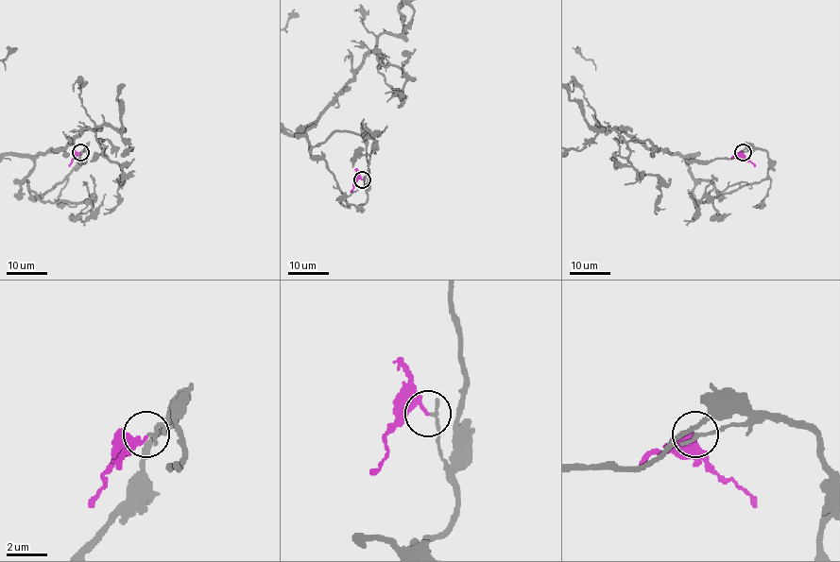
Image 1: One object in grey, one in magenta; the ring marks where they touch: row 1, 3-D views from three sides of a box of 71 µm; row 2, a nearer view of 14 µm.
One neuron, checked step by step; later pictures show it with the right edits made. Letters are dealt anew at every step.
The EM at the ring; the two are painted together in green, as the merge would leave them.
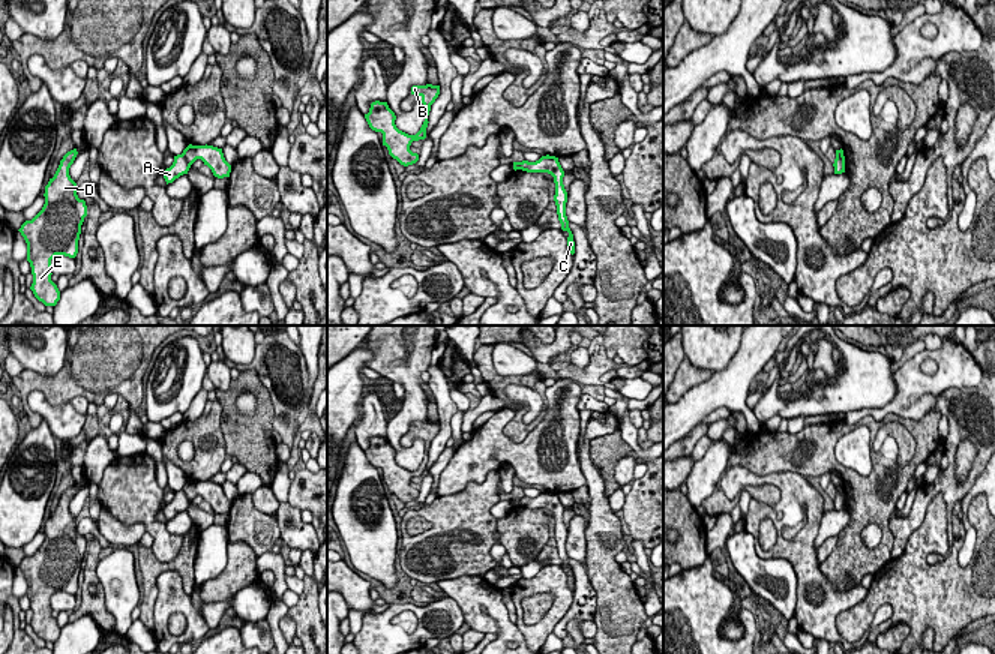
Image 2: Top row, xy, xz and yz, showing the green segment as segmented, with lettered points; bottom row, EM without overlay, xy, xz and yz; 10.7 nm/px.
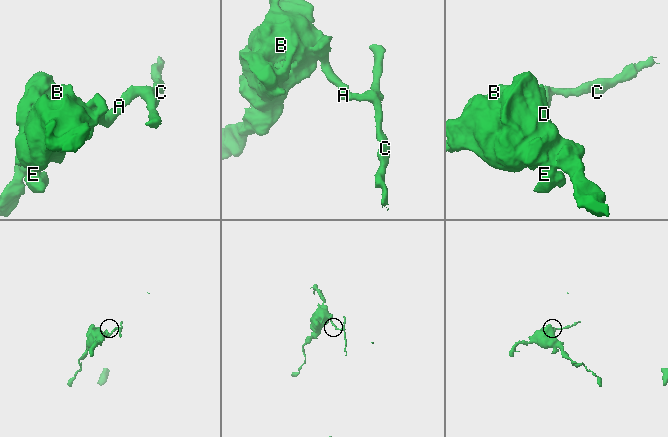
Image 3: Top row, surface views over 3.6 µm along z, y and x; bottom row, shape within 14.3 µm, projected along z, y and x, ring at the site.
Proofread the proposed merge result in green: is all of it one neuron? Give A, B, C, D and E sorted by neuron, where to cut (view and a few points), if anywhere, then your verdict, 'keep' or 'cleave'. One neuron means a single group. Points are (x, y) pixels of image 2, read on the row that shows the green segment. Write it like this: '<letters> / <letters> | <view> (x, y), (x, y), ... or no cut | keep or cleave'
A B D E / C | xy (182, 153), (189, 165) | cleave

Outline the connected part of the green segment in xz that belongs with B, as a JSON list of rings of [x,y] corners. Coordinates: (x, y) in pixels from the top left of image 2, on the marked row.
[[[413,86],[411,94],[417,94],[422,98],[422,104],[425,106],[425,122],[420,130],[416,135],[408,135],[399,130],[395,124],[396,116],[389,108],[387,102],[375,100],[371,104],[369,112],[365,114],[365,118],[369,128],[375,132],[383,134],[383,146],[387,147],[389,154],[396,159],[401,165],[408,166],[419,160],[419,154],[410,150],[413,141],[426,138],[428,128],[428,116],[431,111],[431,105],[440,94],[440,86]]]

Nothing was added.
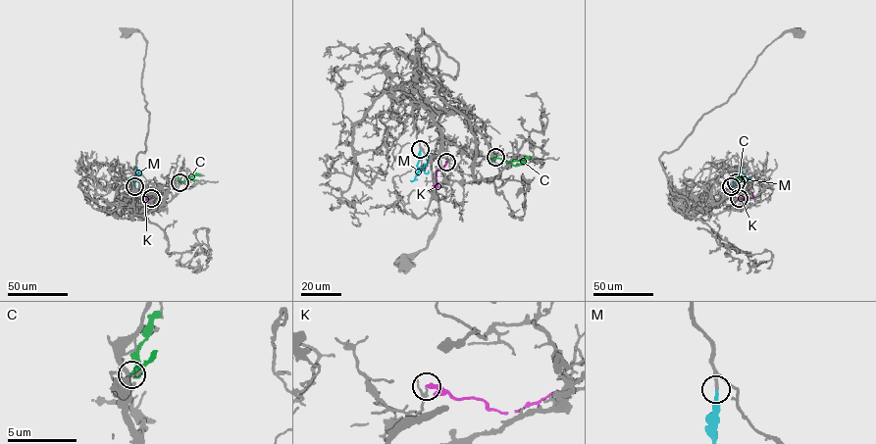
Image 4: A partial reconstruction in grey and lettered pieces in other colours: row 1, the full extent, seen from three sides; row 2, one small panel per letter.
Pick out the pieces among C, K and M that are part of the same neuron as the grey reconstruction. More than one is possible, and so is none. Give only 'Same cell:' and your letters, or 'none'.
Same cell: M

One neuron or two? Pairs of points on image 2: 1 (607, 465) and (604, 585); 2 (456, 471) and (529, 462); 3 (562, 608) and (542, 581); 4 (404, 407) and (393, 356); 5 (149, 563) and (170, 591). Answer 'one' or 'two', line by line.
1: two
2: one
3: one
4: one
5: two

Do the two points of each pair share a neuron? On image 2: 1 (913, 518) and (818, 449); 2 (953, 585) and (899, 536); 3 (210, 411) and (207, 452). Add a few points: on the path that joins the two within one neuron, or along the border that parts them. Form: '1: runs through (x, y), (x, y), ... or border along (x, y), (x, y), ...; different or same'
1: border along (893, 513), (889, 522), (892, 549); different
2: border along (926, 512), (905, 549), (892, 560); different
3: runs through (210, 422), (207, 426), (207, 441); same

